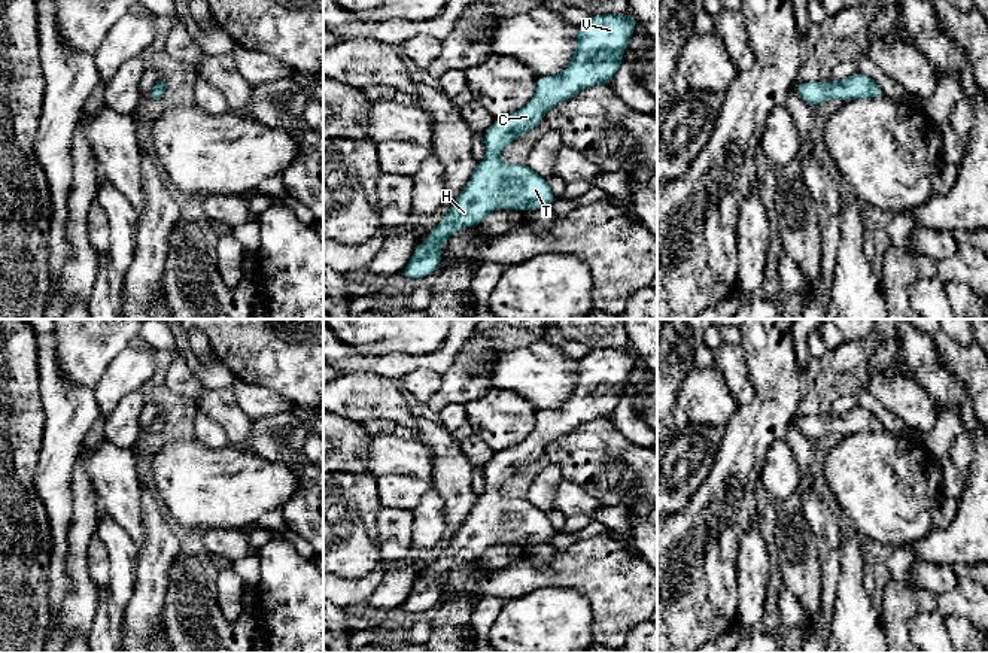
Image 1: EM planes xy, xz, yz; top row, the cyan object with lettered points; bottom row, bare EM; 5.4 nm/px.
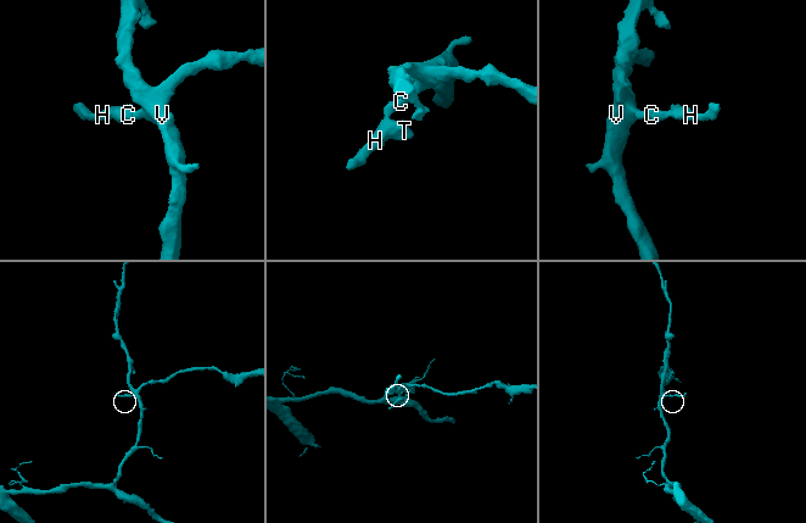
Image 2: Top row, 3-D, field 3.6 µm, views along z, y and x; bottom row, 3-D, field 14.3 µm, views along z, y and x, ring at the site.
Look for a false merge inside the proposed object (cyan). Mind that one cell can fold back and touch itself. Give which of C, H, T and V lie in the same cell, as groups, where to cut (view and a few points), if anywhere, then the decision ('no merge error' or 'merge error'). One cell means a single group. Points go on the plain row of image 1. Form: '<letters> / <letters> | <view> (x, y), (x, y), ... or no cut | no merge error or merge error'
C H T V | no cut | no merge error

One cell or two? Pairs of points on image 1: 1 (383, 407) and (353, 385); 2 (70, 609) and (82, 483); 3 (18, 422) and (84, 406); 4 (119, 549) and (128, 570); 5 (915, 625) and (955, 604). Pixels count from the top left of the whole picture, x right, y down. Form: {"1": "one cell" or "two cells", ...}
{"1": "one cell", "2": "one cell", "3": "two cells", "4": "one cell", "5": "one cell"}

